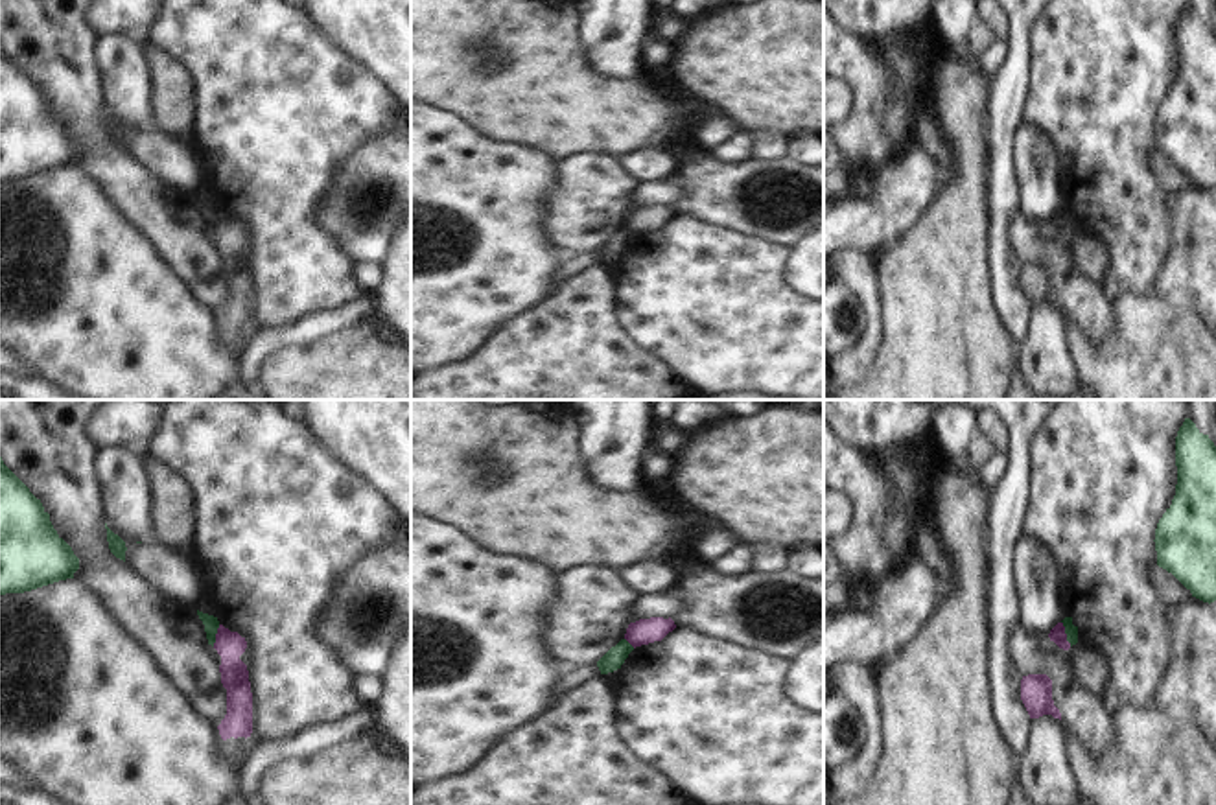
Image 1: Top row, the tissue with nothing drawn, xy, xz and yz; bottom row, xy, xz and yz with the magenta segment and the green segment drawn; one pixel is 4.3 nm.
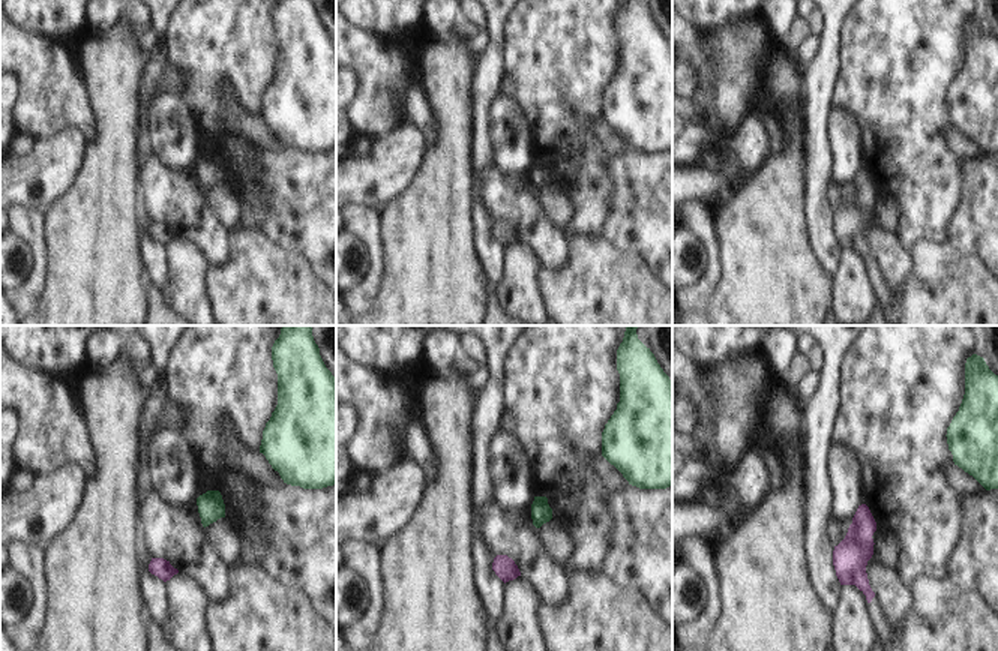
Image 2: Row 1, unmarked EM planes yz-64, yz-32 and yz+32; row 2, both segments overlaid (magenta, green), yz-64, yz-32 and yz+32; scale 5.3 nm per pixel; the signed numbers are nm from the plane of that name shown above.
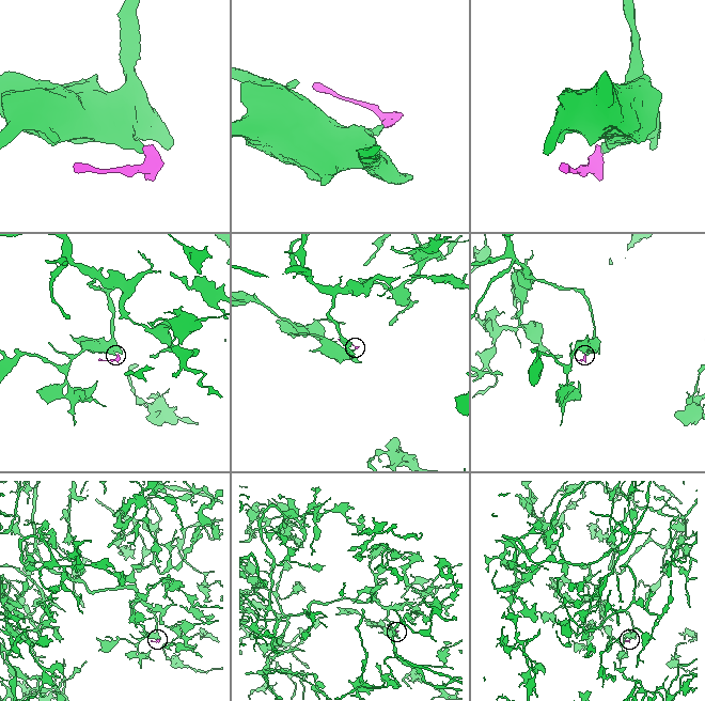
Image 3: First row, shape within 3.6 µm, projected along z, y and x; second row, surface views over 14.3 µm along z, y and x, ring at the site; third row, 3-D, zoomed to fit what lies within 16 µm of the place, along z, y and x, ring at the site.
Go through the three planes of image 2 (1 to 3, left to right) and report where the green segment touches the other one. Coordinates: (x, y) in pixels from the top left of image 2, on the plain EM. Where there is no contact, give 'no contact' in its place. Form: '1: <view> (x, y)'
1: no contact
2: no contact
3: no contact

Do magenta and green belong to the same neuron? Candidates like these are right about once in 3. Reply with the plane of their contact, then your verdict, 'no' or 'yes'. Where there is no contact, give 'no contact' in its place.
meets magenta in yz; no

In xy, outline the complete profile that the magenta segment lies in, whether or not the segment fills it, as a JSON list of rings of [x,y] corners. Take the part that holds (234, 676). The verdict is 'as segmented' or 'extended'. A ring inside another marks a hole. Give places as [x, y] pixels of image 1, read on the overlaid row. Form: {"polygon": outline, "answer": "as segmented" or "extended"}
{"polygon": [[[219,624],[214,648],[221,656],[221,683],[227,689],[227,715],[217,726],[230,759],[240,753],[241,742],[252,733],[252,693],[247,665],[240,656],[247,648],[245,637]]], "answer": "extended"}

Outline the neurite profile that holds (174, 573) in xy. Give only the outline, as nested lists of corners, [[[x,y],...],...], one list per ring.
[[[155,542],[127,543],[125,564],[170,601],[197,608],[203,602],[203,578],[188,553]]]

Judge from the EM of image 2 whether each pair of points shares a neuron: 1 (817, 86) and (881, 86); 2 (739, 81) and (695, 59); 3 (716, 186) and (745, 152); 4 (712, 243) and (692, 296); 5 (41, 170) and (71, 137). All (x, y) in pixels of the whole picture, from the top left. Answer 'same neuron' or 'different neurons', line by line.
1: different neurons
2: different neurons
3: same neuron
4: same neuron
5: same neuron

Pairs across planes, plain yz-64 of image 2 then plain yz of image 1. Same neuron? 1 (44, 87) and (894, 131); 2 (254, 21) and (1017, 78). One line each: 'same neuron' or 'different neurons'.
1: different neurons
2: different neurons

